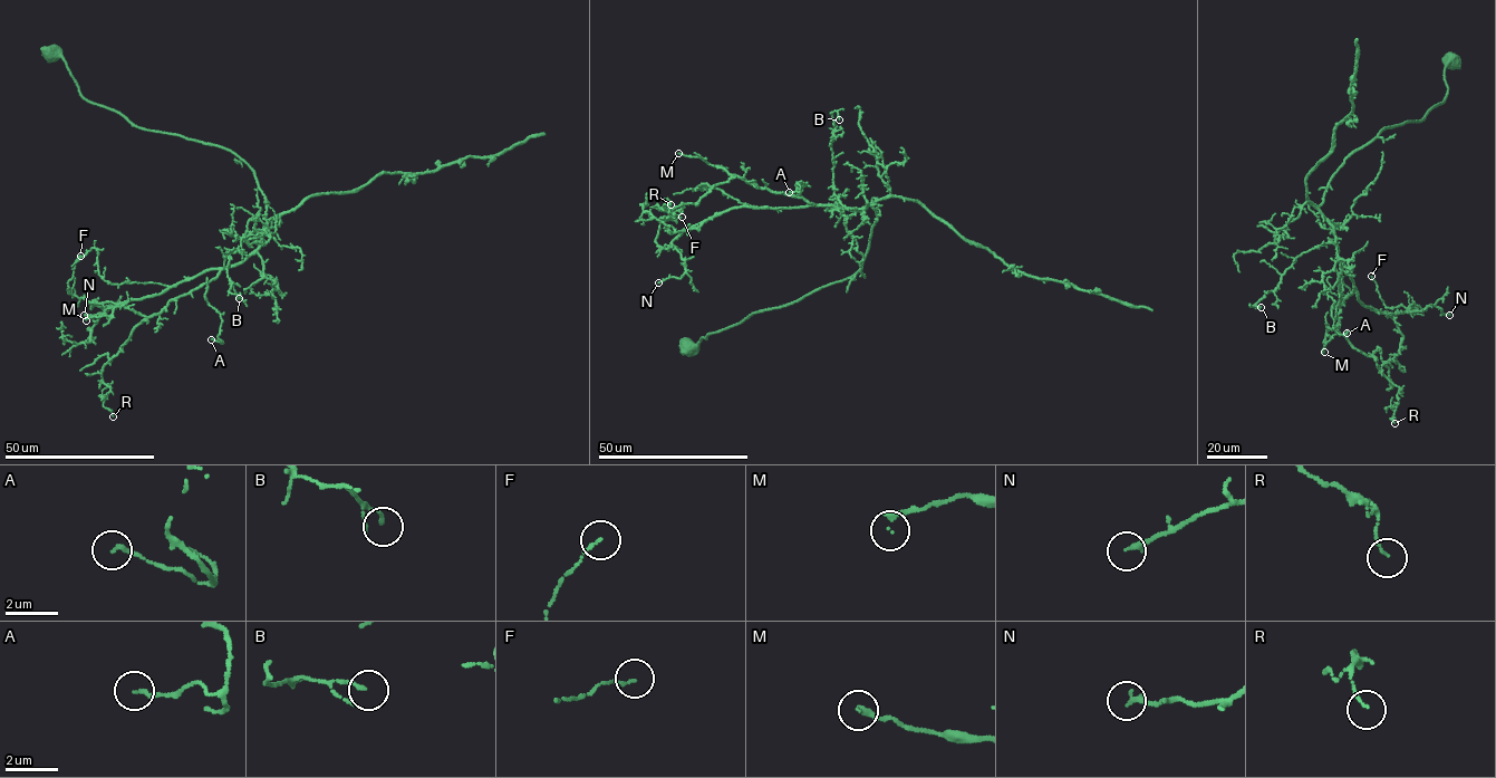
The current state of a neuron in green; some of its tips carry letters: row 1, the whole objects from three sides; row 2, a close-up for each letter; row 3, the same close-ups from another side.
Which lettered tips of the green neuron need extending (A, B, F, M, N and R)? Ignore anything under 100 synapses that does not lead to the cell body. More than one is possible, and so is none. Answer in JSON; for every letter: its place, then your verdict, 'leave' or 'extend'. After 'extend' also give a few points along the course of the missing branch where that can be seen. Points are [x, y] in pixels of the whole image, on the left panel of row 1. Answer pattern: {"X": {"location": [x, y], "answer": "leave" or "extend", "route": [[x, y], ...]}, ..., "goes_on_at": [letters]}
{"A": {"location": [211, 339], "answer": "leave"}, "B": {"location": [239, 298], "answer": "leave"}, "F": {"location": [80, 256], "answer": "leave"}, "M": {"location": [86, 320], "answer": "leave"}, "N": {"location": [84, 315], "answer": "leave"}, "R": {"location": [113, 416], "answer": "leave"}, "goes_on_at": []}

